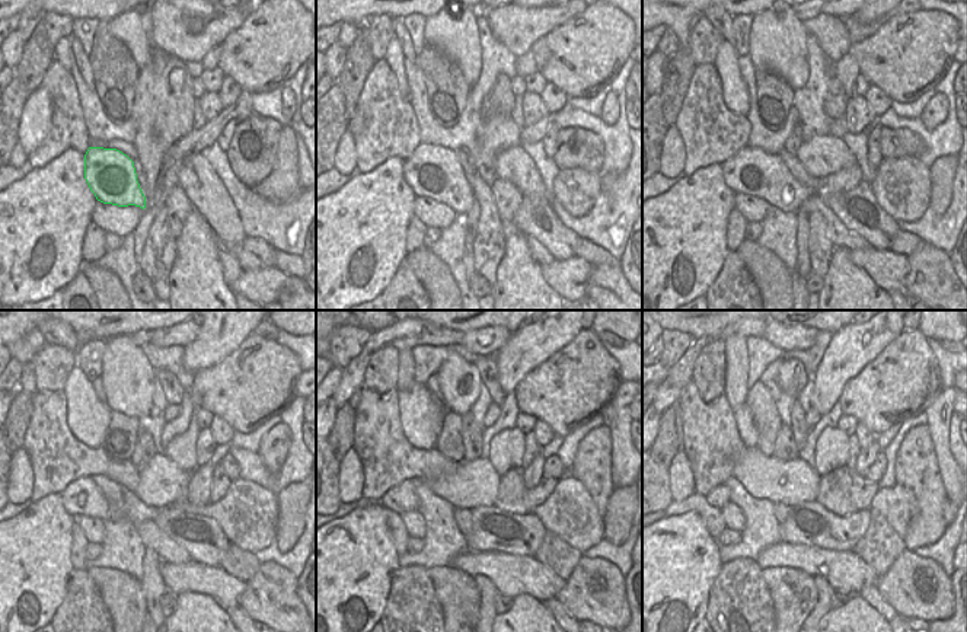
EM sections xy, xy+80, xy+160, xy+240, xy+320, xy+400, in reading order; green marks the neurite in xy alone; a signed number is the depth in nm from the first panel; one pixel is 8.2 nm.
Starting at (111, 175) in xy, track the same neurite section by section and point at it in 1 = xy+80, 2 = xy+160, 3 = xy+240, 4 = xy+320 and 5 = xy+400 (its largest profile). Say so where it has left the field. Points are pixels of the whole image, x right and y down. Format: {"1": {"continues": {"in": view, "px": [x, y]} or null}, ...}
{"1": {"continues": {"in": "xy+80", "px": [433, 171]}}, "2": {"continues": {"in": "xy+160", "px": [752, 171]}}, "3": {"continues": {"in": "xy+240", "px": [82, 497]}}, "4": {"continues": {"in": "xy+320", "px": [401, 498]}}, "5": {"continues": {"in": "xy+400", "px": [720, 497]}}}

